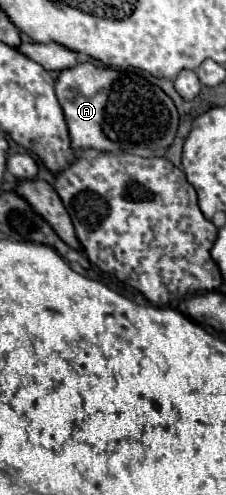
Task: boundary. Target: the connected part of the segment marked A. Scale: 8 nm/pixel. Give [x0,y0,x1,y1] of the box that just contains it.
[56,62,178,154]

